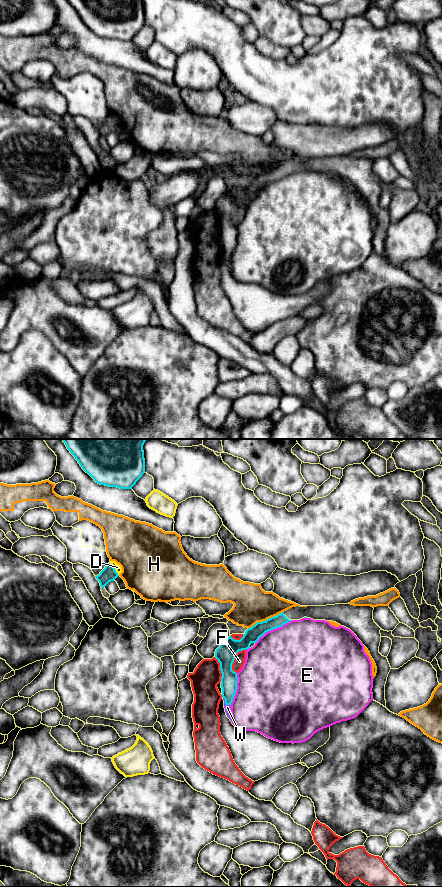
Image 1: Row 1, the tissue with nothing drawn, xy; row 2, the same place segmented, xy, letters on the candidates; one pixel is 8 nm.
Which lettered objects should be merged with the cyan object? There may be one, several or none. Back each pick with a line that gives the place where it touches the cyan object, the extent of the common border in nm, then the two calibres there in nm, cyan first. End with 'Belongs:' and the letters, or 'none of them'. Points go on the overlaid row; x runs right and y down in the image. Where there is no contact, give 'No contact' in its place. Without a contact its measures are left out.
W: Touches cyan at xy (225, 702). Shared border 90 nm. Thickness 130 nm (cyan) against 50 nm
Belongs: W

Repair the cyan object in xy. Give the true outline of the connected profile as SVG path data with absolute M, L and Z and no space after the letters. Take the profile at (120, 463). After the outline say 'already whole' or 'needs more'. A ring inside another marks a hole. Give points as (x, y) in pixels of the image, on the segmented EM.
M63 439L82 469L96 483L120 489L132 489L145 473L143 445L147 439Z | already whole

